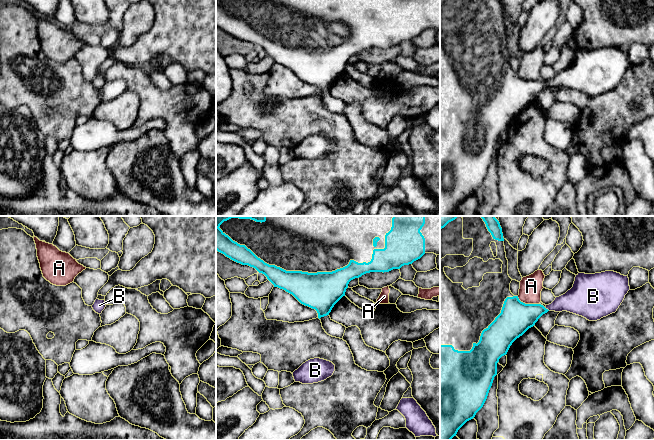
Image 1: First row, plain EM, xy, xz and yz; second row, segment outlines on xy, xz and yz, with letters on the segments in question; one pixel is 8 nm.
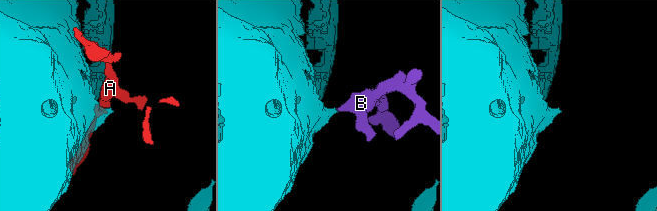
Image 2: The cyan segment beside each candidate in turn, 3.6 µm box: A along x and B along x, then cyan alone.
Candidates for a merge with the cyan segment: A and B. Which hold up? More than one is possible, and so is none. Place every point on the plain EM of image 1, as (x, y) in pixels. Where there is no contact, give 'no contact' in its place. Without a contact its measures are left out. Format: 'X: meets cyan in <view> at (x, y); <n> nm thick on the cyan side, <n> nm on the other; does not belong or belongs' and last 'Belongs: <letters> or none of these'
A: meets cyan in yz at (527, 80); 260 nm thick on the cyan side, 180 nm on the other; does not belong
B: meets cyan in yz at (547, 85); 260 nm thick on the cyan side, 200 nm on the other; belongs
Belongs: B

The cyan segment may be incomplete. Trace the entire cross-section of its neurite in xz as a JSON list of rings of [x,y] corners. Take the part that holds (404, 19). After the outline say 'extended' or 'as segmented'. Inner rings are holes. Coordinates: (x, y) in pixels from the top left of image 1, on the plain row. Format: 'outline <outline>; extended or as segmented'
outline [[[216,0],[216,26],[231,36],[255,44],[280,65],[292,70],[301,80],[315,85],[318,94],[329,91],[334,81],[345,72],[351,56],[370,48],[389,48],[412,40],[425,29],[440,30],[440,0]]]; extended

